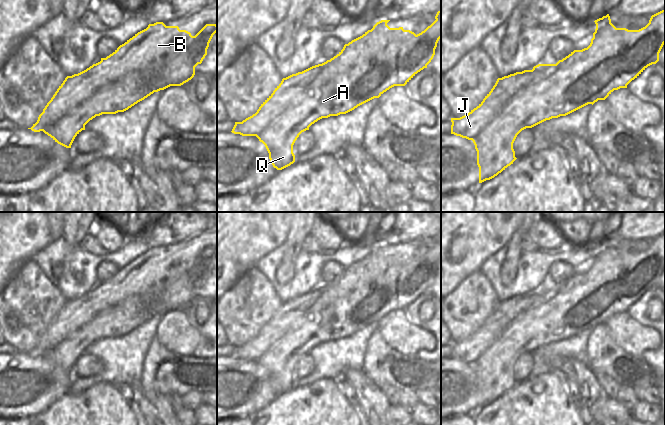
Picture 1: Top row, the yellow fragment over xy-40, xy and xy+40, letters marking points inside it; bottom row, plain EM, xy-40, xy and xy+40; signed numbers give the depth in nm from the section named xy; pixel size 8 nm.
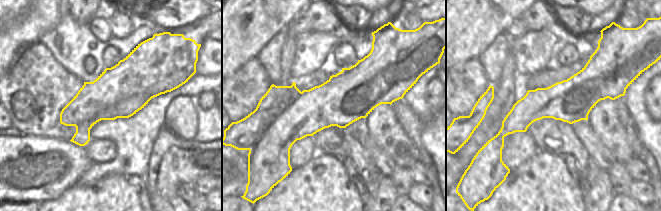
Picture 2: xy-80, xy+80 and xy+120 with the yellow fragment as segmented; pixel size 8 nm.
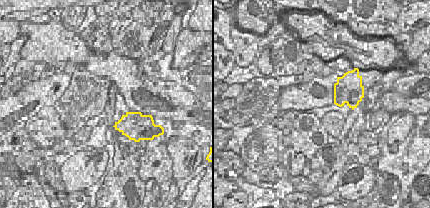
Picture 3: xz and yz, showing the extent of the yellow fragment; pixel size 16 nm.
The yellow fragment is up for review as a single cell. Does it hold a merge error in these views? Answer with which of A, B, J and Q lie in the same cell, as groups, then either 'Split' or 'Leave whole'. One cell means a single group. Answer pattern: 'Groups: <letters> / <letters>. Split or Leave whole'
Groups: A B Q / J. Split

